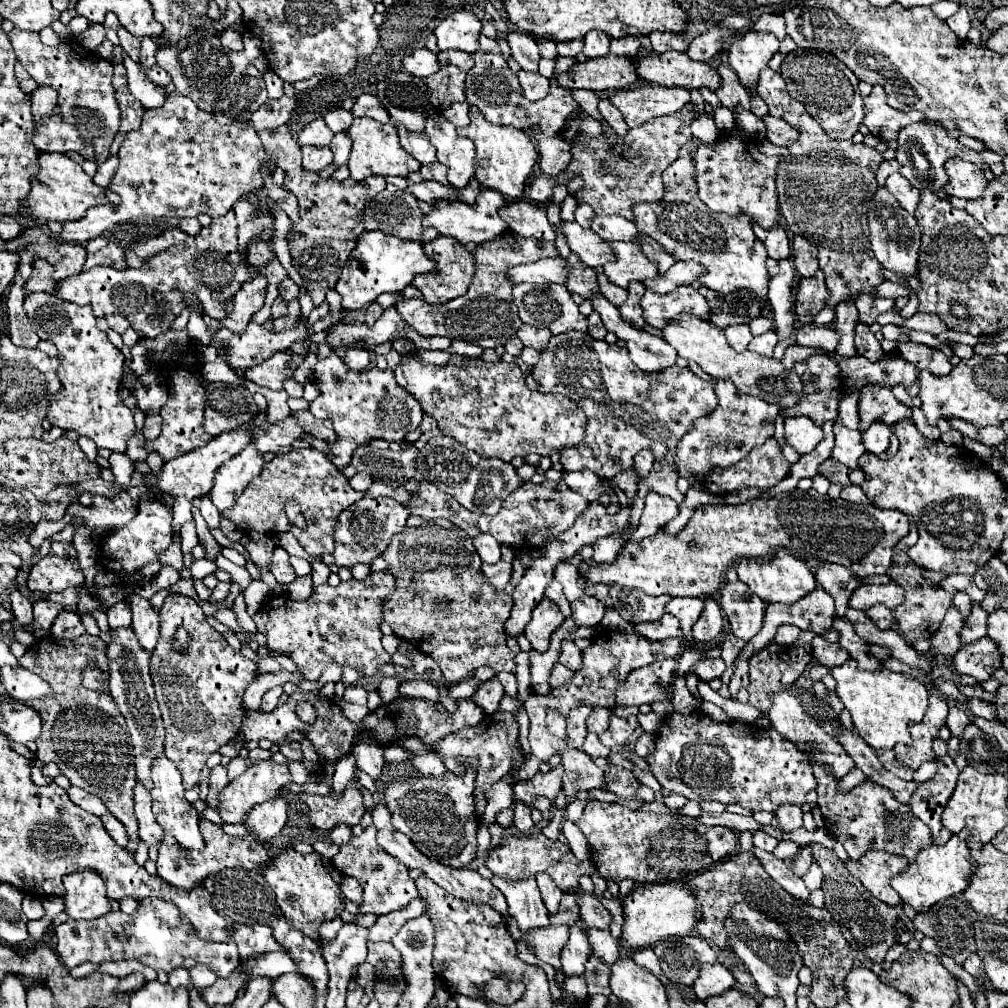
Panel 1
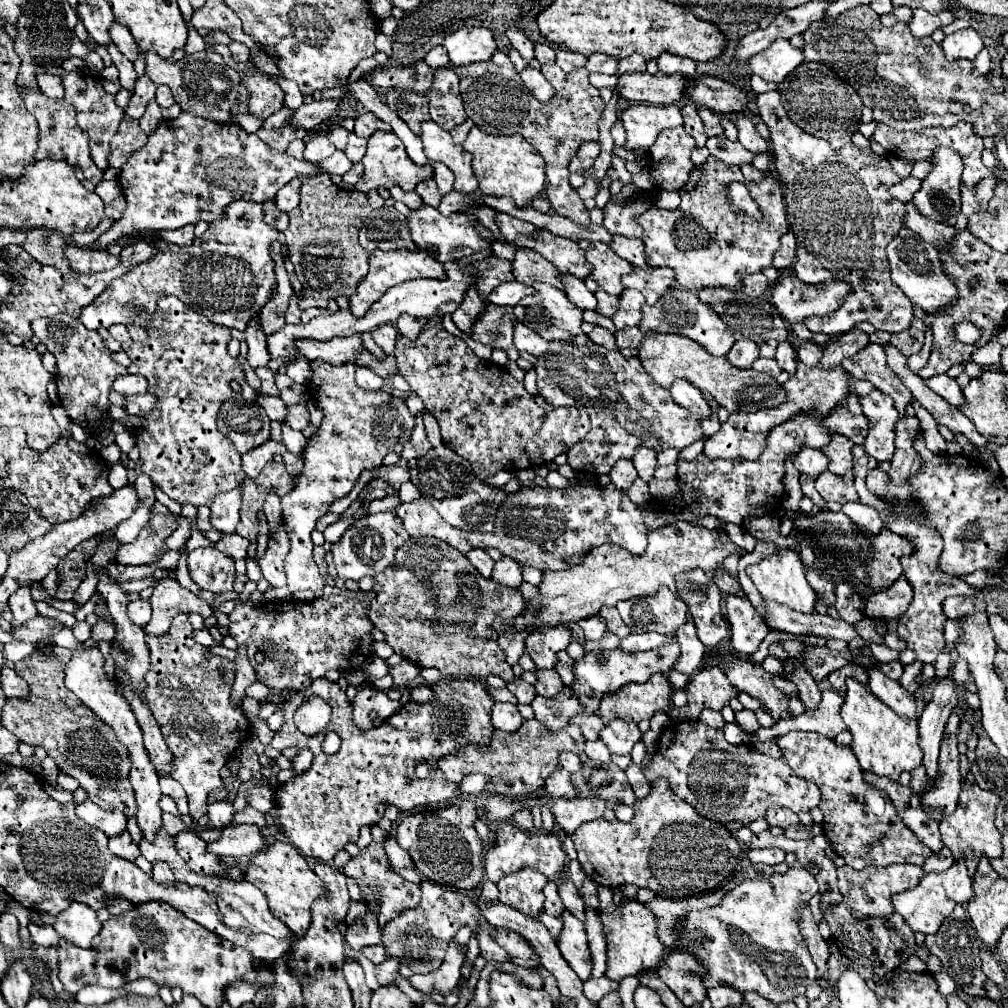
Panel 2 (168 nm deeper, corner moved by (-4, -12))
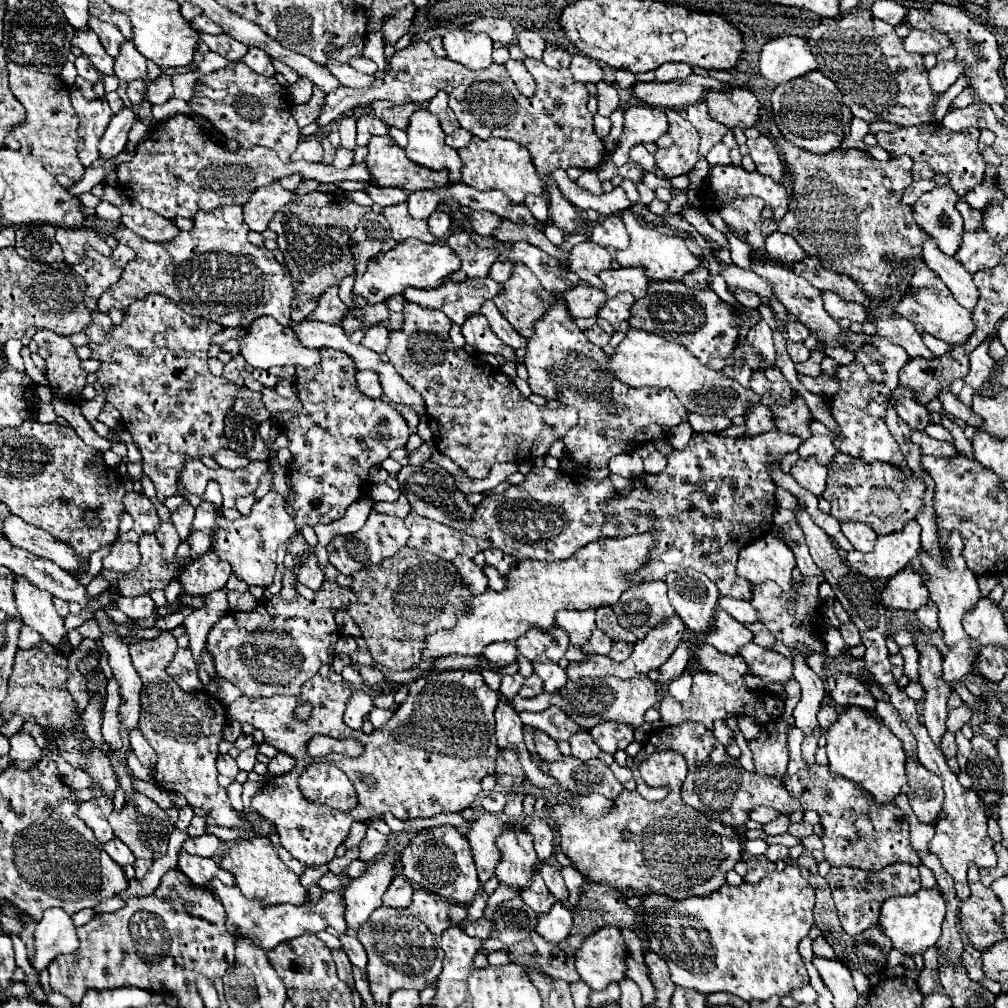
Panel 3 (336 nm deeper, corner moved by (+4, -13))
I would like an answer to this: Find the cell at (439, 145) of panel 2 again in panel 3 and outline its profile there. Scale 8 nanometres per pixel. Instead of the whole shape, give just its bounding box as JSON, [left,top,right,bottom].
[406,109,462,183]

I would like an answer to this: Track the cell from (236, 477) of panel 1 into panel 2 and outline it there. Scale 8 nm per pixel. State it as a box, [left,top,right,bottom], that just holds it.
[210,488,242,534]

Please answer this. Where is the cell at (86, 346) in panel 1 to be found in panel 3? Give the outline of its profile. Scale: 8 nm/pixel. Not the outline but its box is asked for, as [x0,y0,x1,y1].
[34,329,86,399]

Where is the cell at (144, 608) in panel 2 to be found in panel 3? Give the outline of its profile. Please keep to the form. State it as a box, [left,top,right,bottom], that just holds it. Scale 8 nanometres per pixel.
[116,593,154,619]

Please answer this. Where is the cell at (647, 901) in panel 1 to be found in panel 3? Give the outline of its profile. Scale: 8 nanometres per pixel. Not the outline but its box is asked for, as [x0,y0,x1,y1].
[576,927,626,991]

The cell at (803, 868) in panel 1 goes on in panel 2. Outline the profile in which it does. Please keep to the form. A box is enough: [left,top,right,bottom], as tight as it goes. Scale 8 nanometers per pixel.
[678,868,818,1004]

